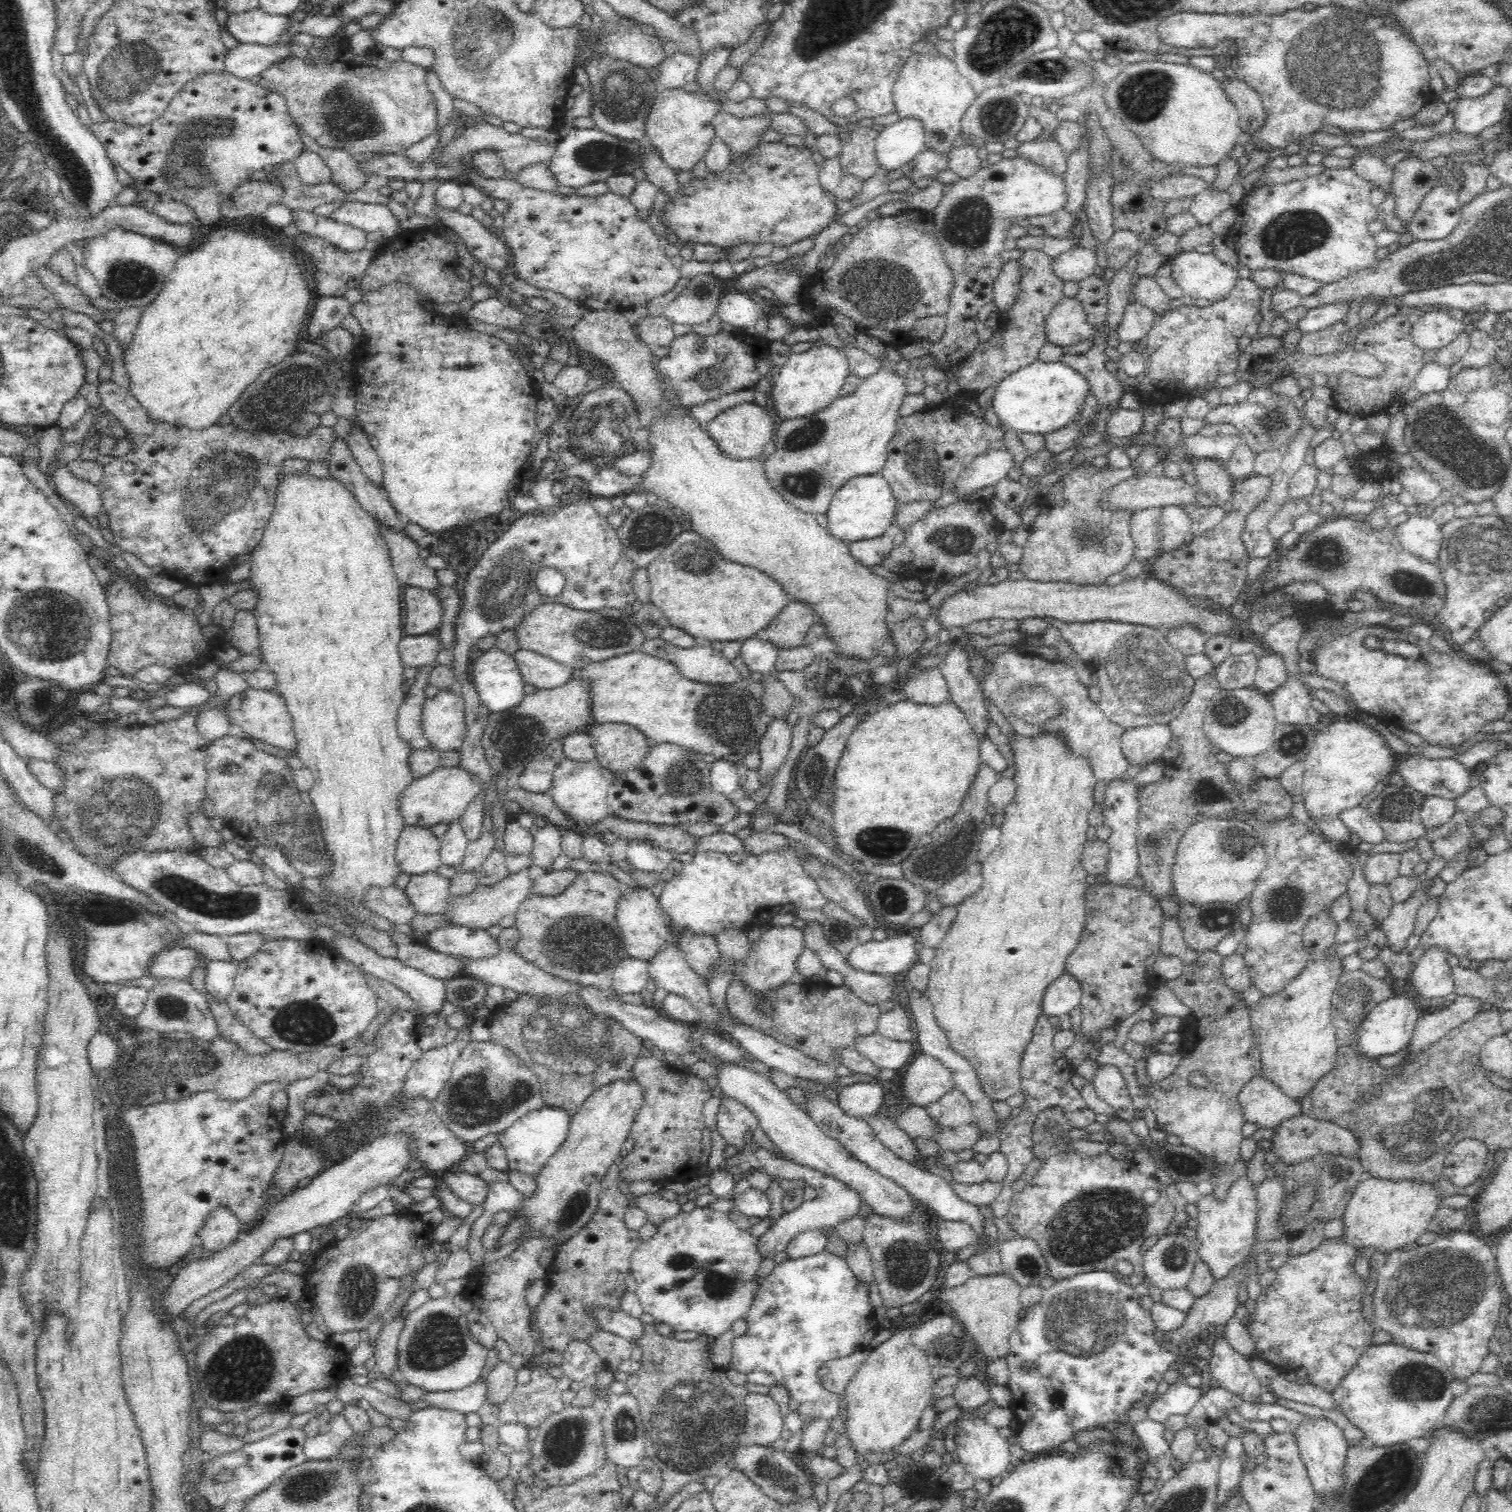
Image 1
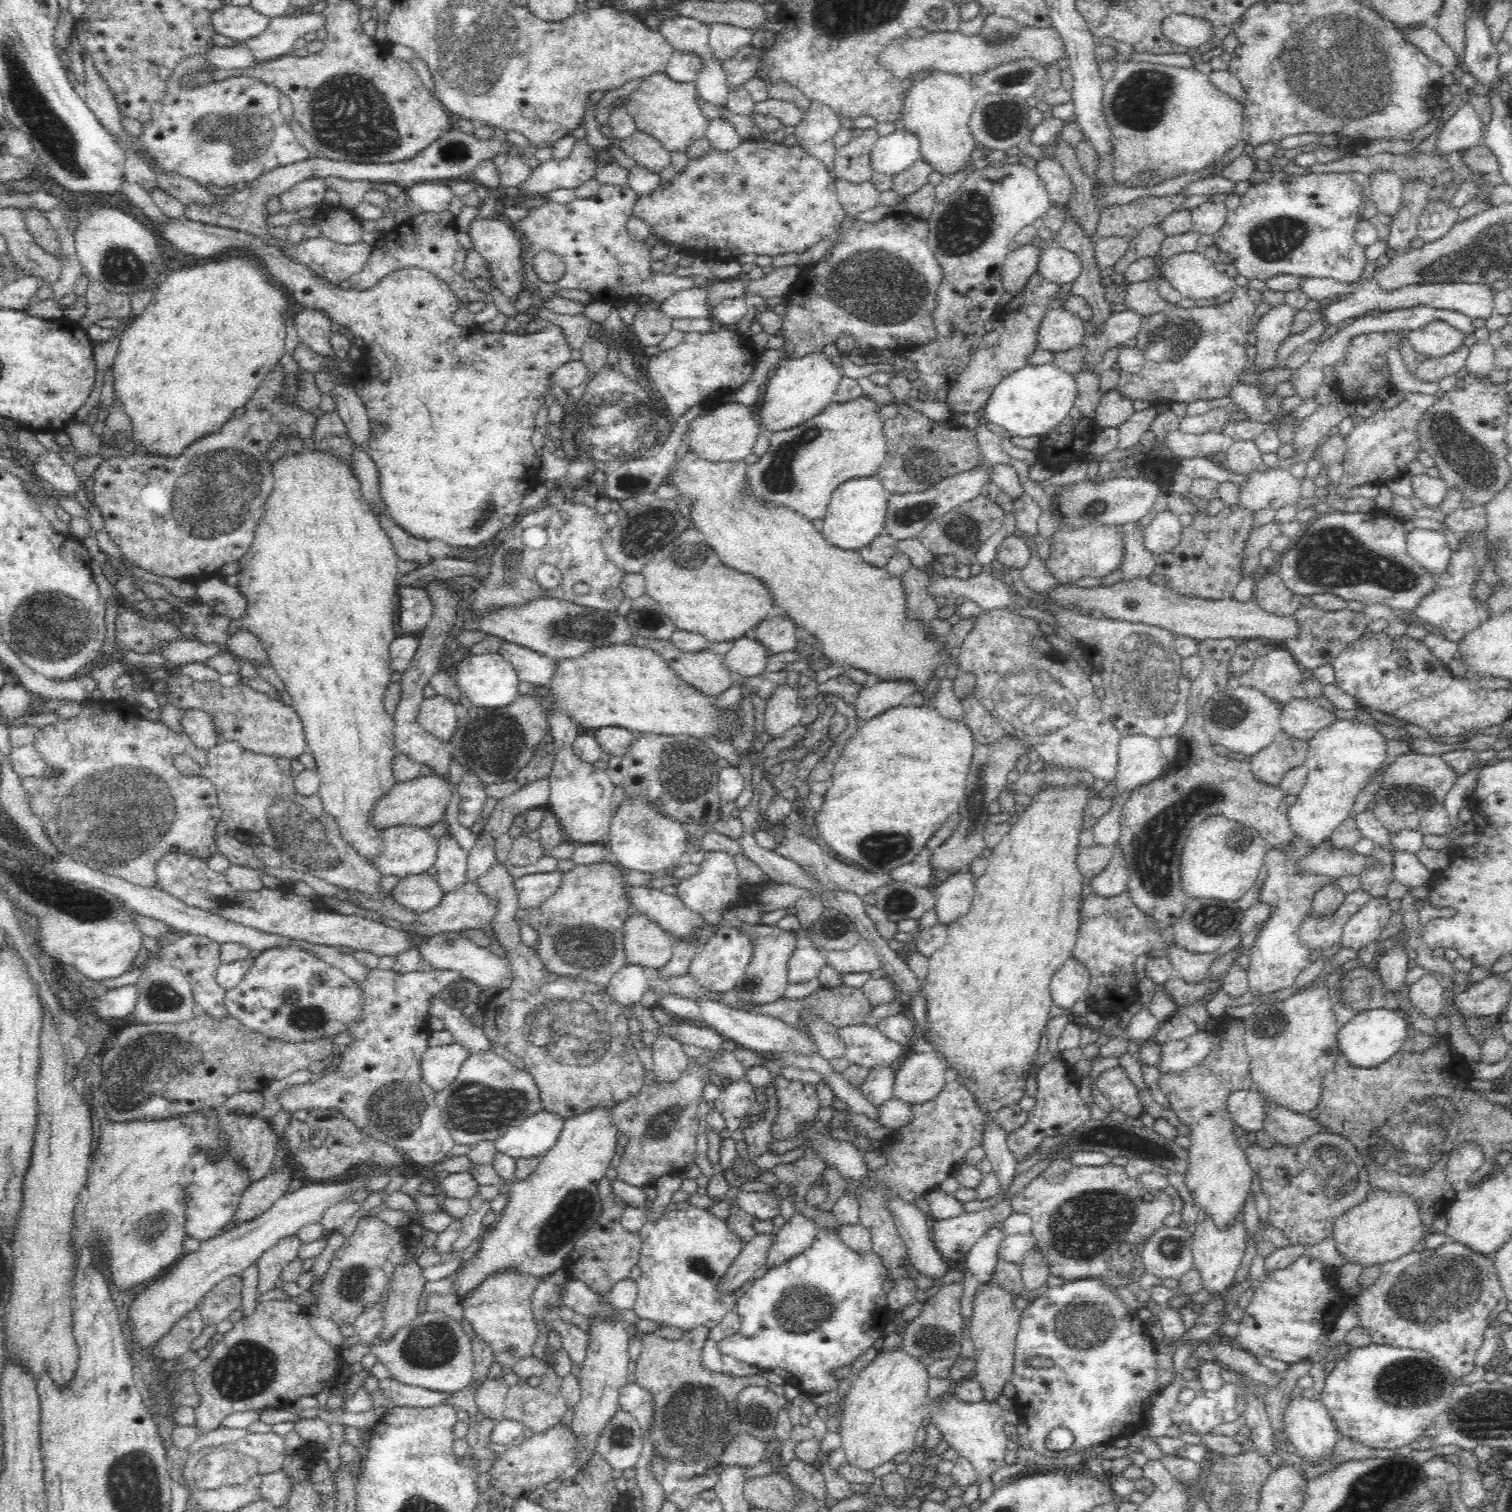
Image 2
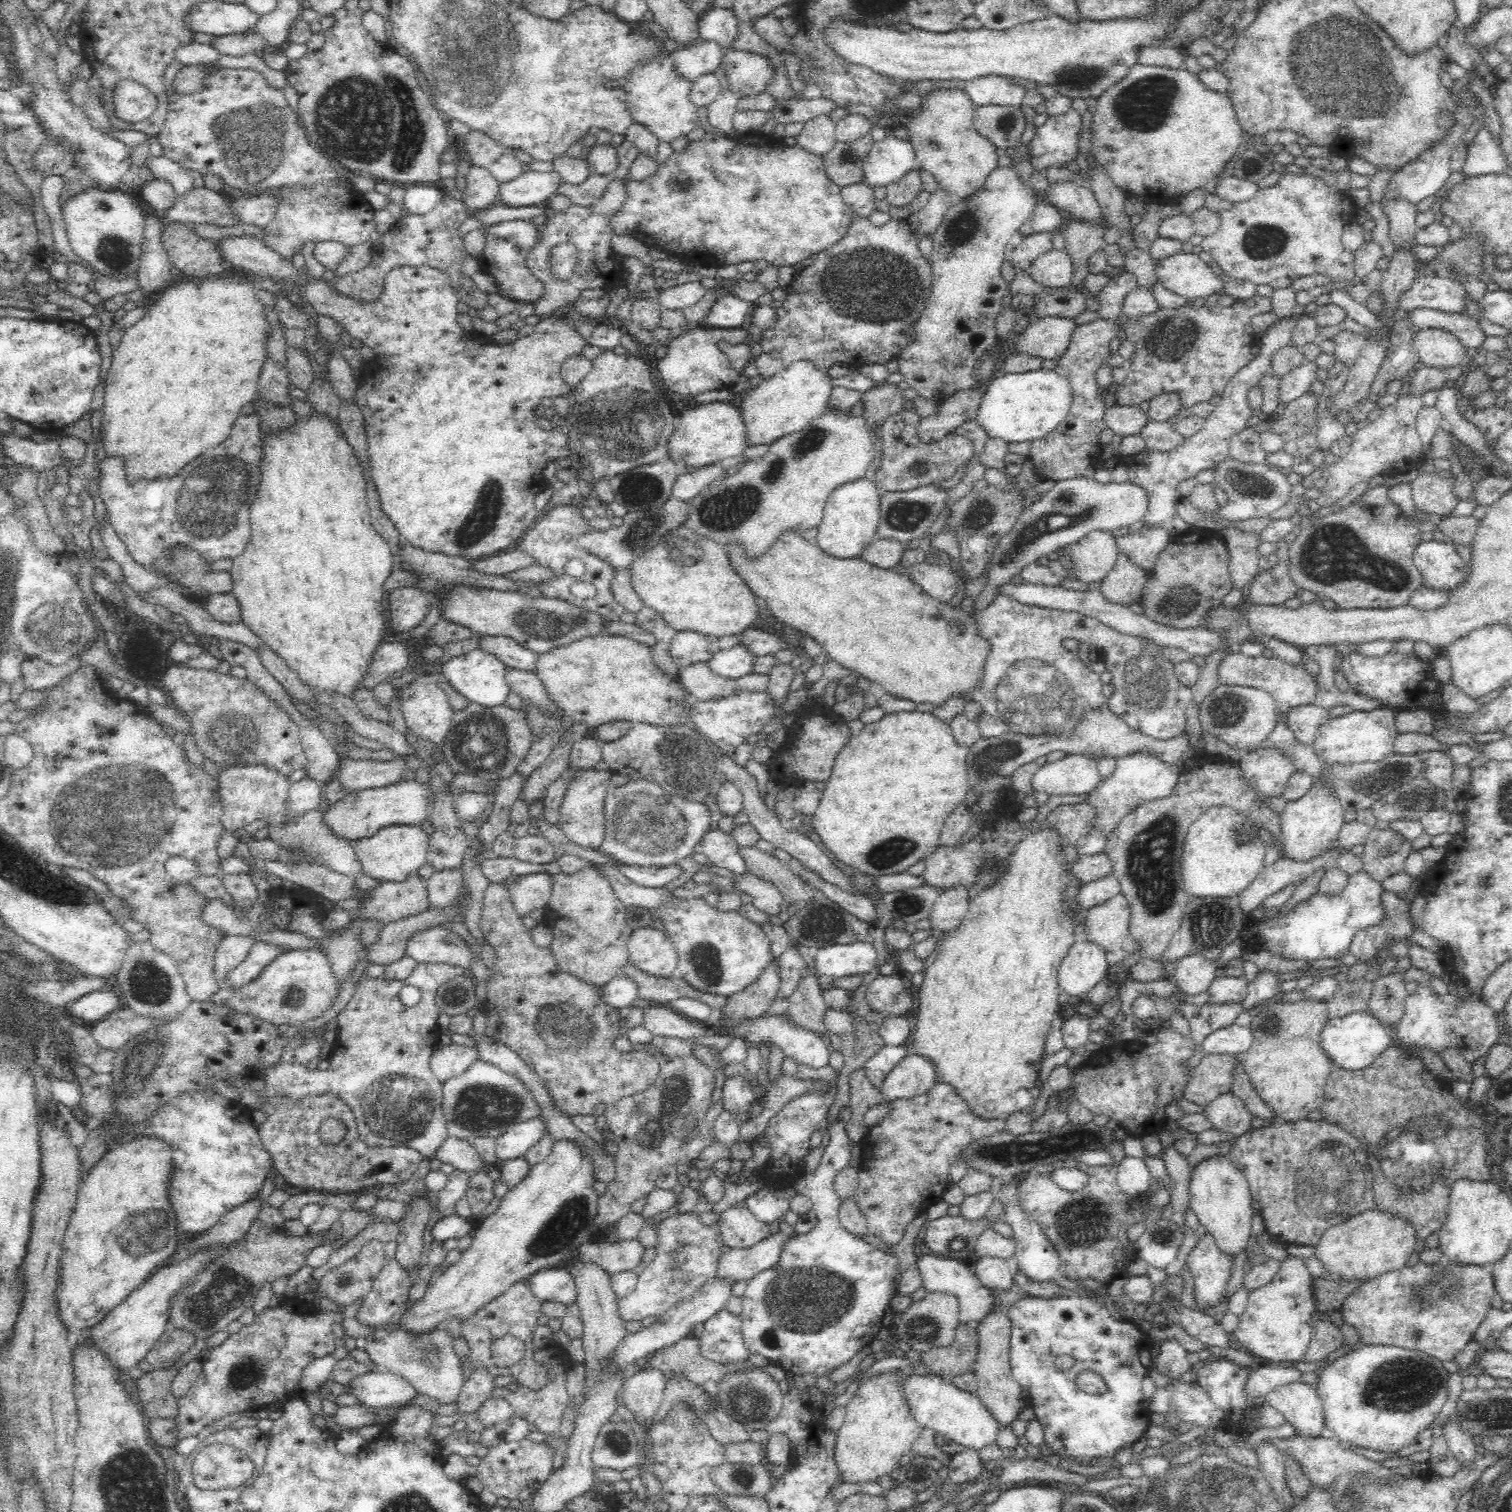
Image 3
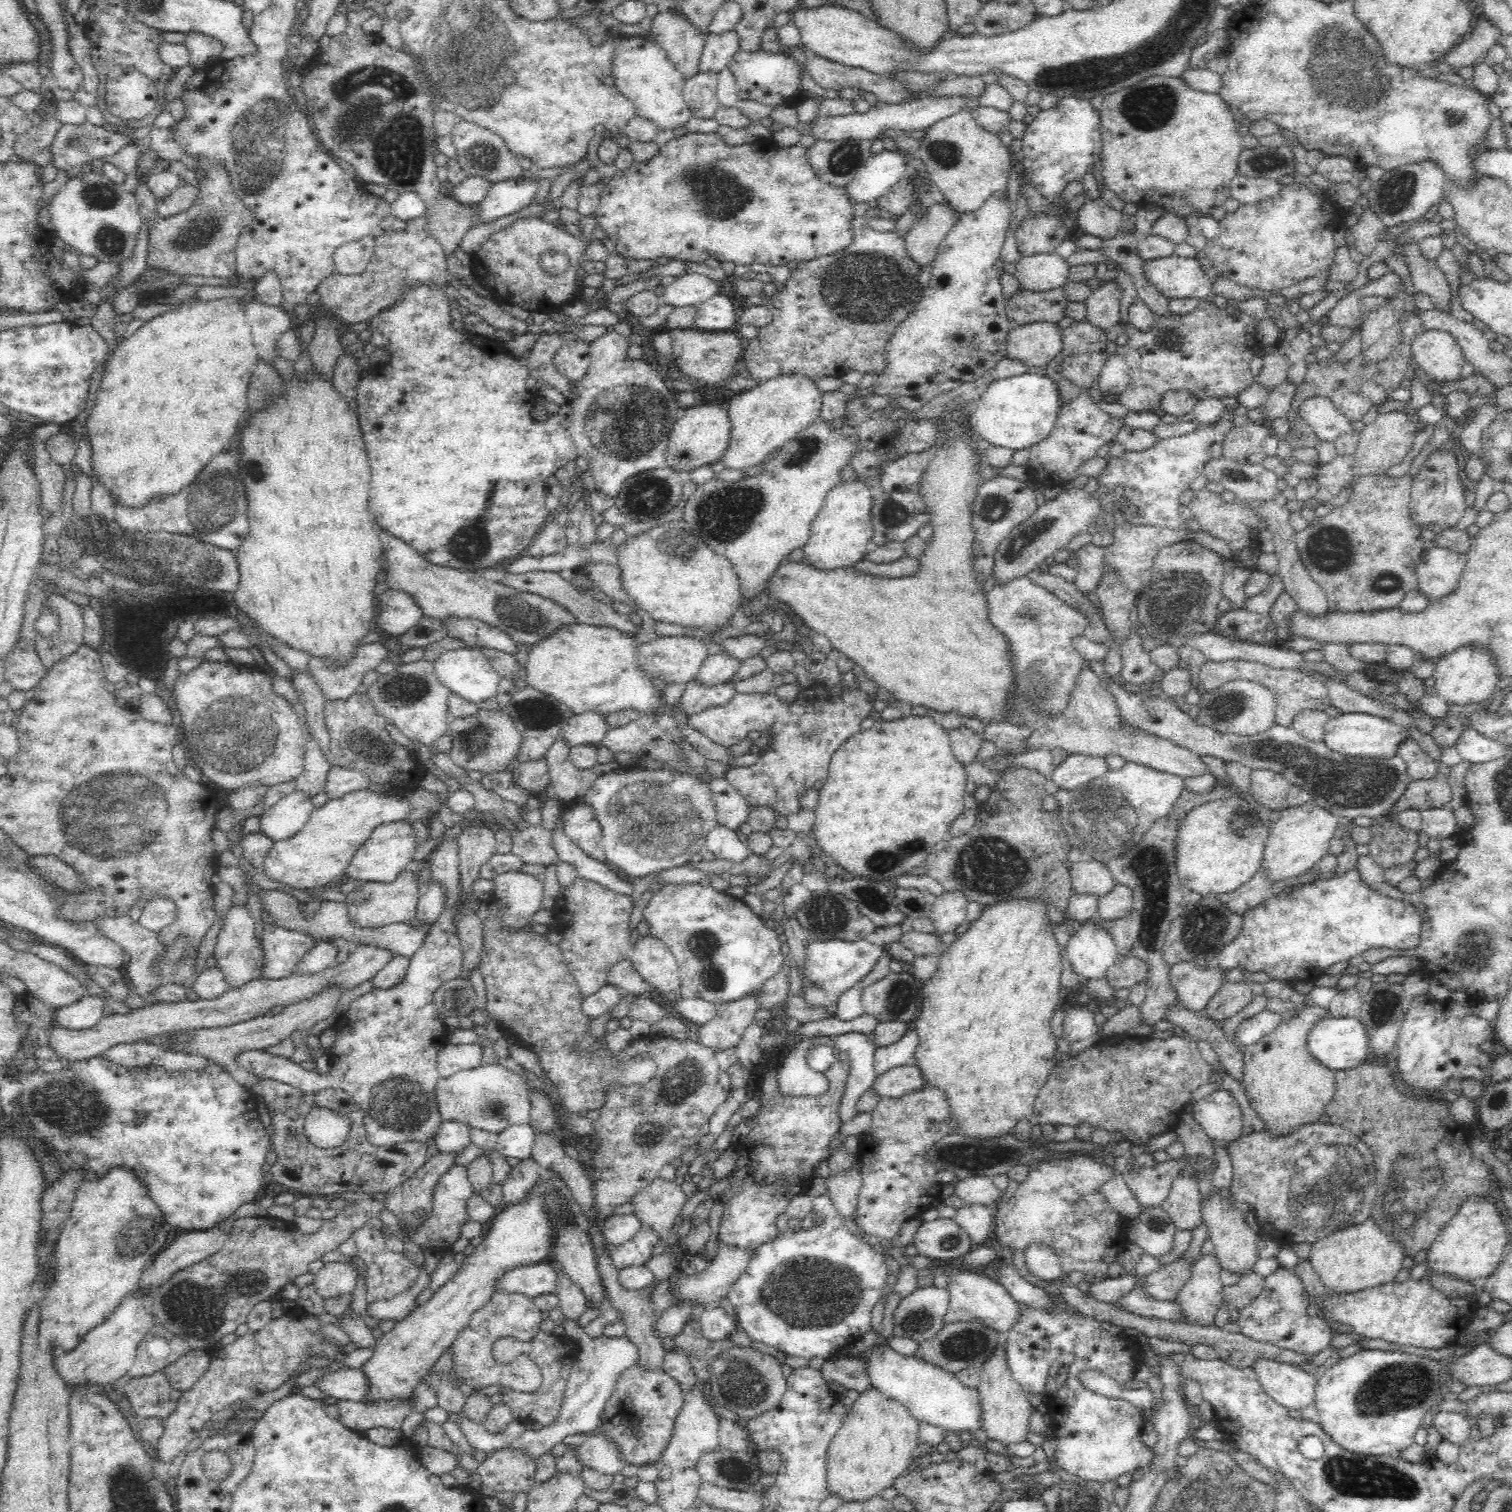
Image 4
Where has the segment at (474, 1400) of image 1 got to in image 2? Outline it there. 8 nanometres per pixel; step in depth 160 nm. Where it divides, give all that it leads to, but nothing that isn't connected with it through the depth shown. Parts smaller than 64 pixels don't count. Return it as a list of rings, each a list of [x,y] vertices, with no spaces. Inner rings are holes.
[[[386,1379],[379,1382],[379,1390],[392,1398],[395,1406],[413,1408],[432,1408],[446,1404],[453,1393],[428,1390],[422,1387],[408,1386],[396,1379]]]

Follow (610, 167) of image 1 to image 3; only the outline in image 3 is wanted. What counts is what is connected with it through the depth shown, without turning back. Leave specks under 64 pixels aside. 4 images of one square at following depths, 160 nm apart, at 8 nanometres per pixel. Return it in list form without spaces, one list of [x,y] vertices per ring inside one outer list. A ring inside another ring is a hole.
[[[525,170],[518,178],[499,184],[498,203],[519,207],[547,202],[564,182],[564,178],[554,170],[550,172]]]

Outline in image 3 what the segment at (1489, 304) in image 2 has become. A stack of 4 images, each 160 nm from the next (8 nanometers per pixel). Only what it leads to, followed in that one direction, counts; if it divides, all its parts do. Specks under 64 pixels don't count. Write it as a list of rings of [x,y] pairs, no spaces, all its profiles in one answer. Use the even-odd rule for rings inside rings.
[[[1420,274],[1398,298],[1398,309],[1429,308],[1442,312],[1461,313],[1466,308],[1468,293],[1464,284],[1450,276]]]

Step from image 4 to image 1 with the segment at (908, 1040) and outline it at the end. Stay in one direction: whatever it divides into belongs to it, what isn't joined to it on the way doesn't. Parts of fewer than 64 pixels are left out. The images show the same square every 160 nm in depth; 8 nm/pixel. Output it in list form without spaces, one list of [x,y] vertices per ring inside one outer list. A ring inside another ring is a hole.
[[[856,1082],[850,1086],[844,1086],[840,1091],[830,1094],[836,1105],[856,1119],[864,1119],[868,1115],[874,1115],[882,1110],[884,1103],[884,1090],[880,1084],[866,1084]]]

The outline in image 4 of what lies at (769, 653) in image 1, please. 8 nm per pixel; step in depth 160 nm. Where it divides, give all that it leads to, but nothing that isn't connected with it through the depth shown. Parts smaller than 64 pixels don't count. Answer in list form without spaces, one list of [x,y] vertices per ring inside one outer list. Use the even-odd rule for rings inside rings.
[[[723,650],[709,654],[695,677],[699,678],[699,681],[706,686],[716,686],[716,684],[734,680],[740,665],[740,660]]]

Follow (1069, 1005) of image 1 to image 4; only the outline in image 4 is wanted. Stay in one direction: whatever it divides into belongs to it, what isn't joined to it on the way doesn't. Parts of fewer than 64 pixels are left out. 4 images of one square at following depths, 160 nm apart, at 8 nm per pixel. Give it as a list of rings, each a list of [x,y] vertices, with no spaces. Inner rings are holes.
[[[1098,920],[1077,926],[1063,954],[1079,978],[1080,992],[1086,982],[1105,978],[1110,968],[1120,959],[1111,934]]]

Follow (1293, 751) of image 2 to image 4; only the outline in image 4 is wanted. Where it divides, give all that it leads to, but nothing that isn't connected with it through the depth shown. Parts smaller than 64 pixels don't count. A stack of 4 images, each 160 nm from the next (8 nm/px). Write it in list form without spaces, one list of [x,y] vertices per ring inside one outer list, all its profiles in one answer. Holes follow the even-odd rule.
[[[1254,768],[1251,772],[1251,794],[1258,804],[1272,810],[1288,807],[1287,792],[1291,783],[1283,774],[1269,768]]]

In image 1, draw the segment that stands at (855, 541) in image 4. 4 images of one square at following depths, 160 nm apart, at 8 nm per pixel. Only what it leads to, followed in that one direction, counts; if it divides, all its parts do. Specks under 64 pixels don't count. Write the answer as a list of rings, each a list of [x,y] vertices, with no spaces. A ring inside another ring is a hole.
[[[881,474],[858,476],[848,480],[836,492],[827,510],[830,535],[846,544],[885,535],[895,520],[898,503],[889,482]]]

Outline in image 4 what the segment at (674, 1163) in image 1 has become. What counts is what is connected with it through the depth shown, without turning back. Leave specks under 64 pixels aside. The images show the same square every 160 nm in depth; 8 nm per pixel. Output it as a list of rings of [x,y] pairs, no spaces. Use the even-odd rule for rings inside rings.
[[[648,1036],[633,1040],[617,1058],[626,1062],[646,1052],[658,1064],[656,1076],[644,1084],[616,1086],[607,1092],[606,1102],[599,1108],[600,1117],[593,1122],[600,1143],[589,1156],[594,1191],[593,1214],[602,1227],[616,1215],[616,1209],[659,1176],[664,1165],[680,1159],[686,1149],[709,1134],[709,1118],[727,1098],[718,1079],[720,1068],[716,1051],[698,1043],[693,1037],[678,1041],[670,1037]],[[646,1092],[654,1094],[654,1102],[642,1102]]]

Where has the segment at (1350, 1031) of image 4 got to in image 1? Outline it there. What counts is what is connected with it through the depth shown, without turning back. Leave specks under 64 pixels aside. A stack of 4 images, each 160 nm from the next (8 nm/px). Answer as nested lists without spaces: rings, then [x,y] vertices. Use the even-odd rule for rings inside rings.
[[[1397,992],[1395,996],[1381,1001],[1373,1011],[1367,1014],[1358,1029],[1354,1047],[1370,1060],[1402,1050],[1410,1042],[1410,1036],[1412,1036],[1416,1023],[1420,1019],[1421,1012],[1422,1009],[1416,1002],[1412,1002],[1408,996],[1403,996],[1402,993]]]

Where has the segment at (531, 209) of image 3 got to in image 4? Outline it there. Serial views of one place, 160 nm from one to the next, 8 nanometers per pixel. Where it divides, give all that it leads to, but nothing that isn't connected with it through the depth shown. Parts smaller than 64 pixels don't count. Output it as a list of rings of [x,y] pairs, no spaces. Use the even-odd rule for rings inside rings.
[[[365,9],[361,14],[348,12],[346,31],[340,32],[337,36],[330,39],[330,44],[327,48],[324,48],[322,52],[314,54],[312,58],[307,58],[307,62],[303,68],[301,68],[302,73],[302,83],[301,89],[306,95],[306,105],[304,108],[304,114],[309,118],[310,124],[313,127],[316,138],[319,140],[322,148],[325,151],[333,154],[335,158],[340,158],[340,160],[345,160],[348,164],[352,165],[354,172],[357,173],[358,178],[363,180],[363,183],[374,183],[381,184],[388,189],[394,189],[399,194],[402,194],[406,190],[412,190],[424,200],[424,204],[427,206],[427,211],[425,216],[429,218],[427,220],[427,227],[432,233],[432,236],[444,247],[446,255],[452,255],[455,252],[459,242],[463,239],[466,231],[477,224],[477,207],[465,206],[459,203],[458,200],[451,198],[449,194],[443,191],[441,186],[441,180],[437,177],[437,168],[435,156],[438,154],[437,149],[437,134],[434,130],[434,114],[432,105],[431,92],[427,88],[428,76],[425,75],[424,70],[417,67],[416,62],[413,58],[409,56],[403,49],[395,50],[390,46],[387,46],[379,34],[366,34],[362,29],[362,24],[365,23],[368,18],[375,15],[374,10]]]

